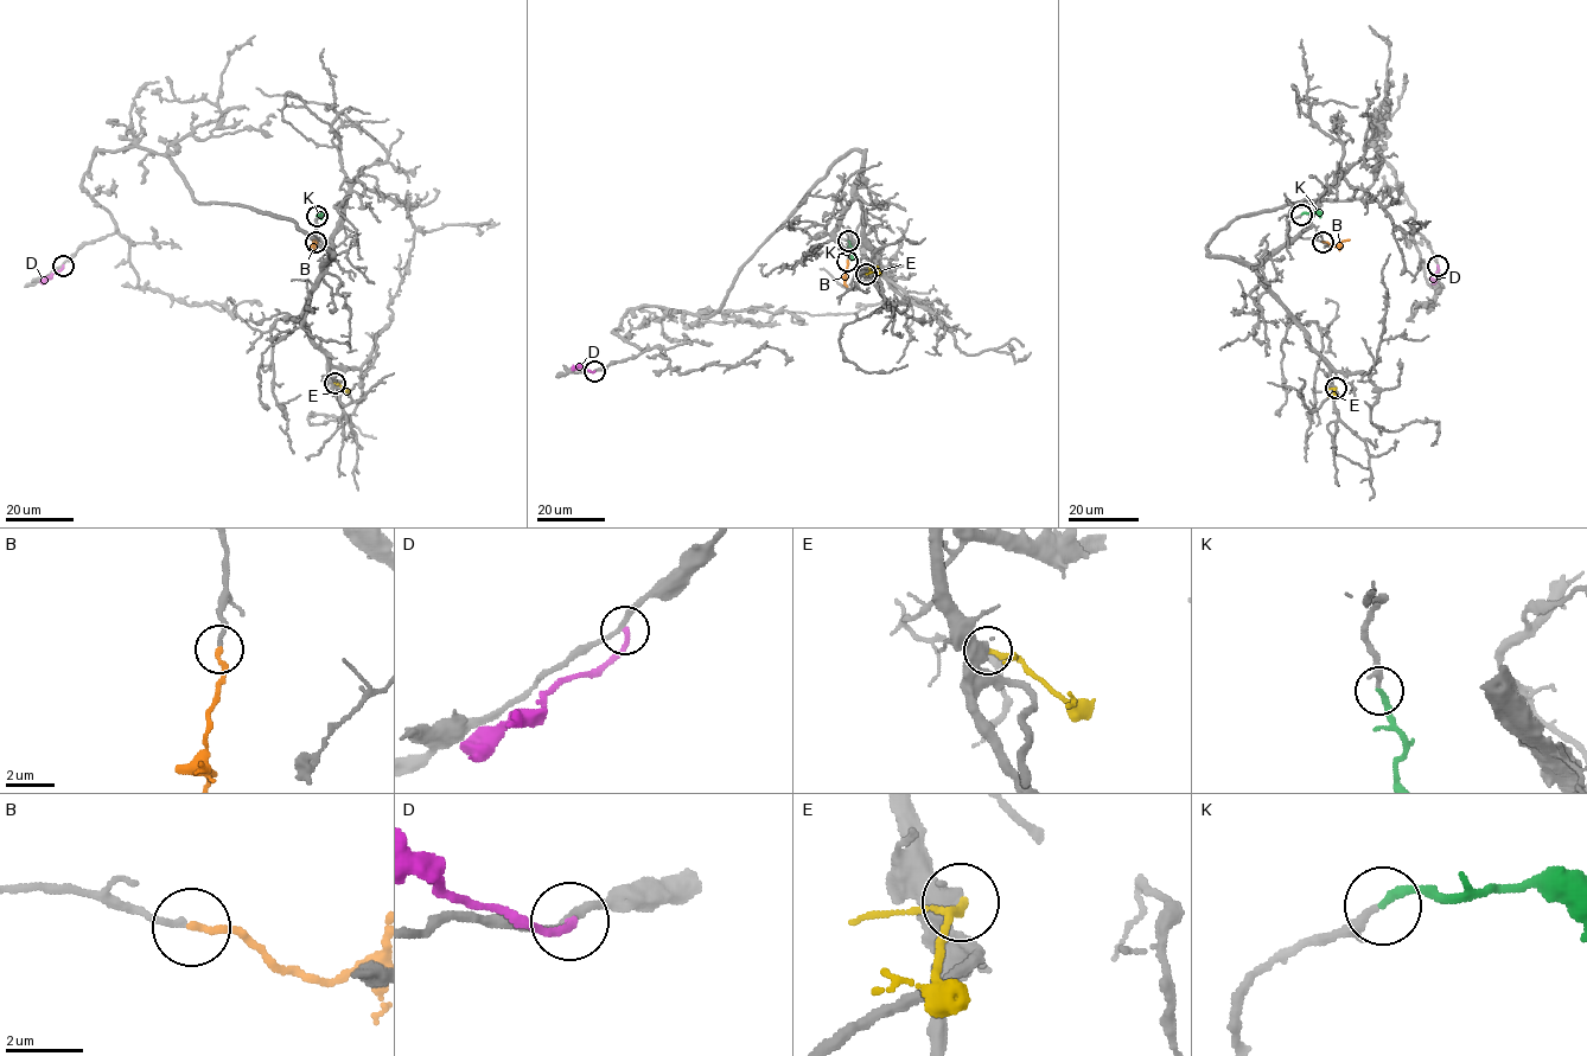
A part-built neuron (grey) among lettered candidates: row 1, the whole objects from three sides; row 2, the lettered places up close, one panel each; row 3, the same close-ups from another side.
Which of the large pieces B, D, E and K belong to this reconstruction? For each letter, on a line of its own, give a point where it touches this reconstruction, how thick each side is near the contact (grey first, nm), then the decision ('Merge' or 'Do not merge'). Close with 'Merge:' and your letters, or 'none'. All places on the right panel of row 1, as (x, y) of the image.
B: Touches grey at (1323, 242). Thickness 160 nm (grey) against 200 nm. Merge
D: Touches grey at (1438, 266). Thickness 180 nm (grey) against 190 nm. Do not merge
E: Touches grey at (1336, 388). Thickness 550 nm (grey) against 200 nm. Do not merge
K: Touches grey at (1301, 215). Thickness 240 nm (grey) against 240 nm. Merge
Merge: B, K

